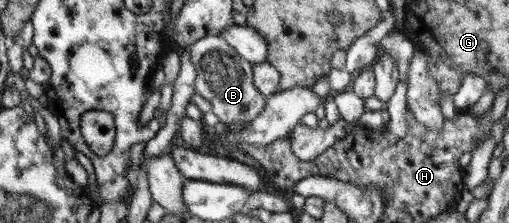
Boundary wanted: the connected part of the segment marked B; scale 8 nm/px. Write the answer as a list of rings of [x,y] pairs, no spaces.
[[[221,35],[204,36],[190,46],[190,58],[196,67],[194,90],[212,106],[212,112],[220,123],[250,123],[259,116],[266,97],[252,83],[253,64],[240,56]]]

